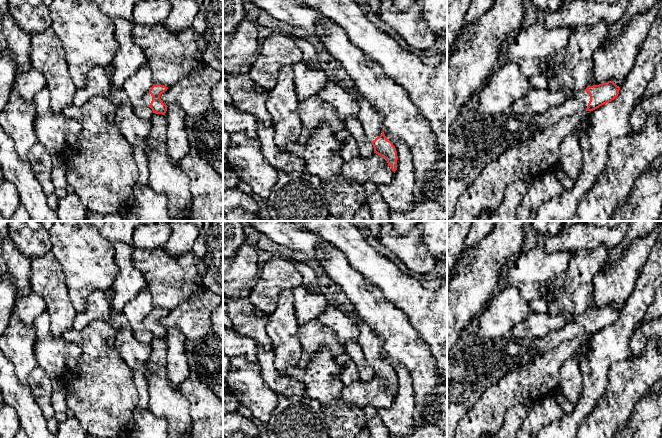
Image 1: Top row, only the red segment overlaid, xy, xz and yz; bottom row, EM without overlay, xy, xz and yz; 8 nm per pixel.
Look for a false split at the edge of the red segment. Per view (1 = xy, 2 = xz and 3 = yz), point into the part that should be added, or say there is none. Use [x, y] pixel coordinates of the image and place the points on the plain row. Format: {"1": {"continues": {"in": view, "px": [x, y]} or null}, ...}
{"1": {"continues": {"in": "xy", "px": [147, 322]}}, "2": {"continues": {"in": "xz", "px": [372, 345]}}, "3": {"continues": {"in": "yz", "px": [578, 325]}}}

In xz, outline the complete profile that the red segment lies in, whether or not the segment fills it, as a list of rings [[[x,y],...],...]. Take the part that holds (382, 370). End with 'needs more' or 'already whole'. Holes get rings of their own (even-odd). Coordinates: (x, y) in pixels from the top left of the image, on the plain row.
[[[361,319],[357,324],[359,336],[357,342],[362,348],[367,362],[374,371],[374,377],[384,381],[395,397],[397,394],[397,375],[393,366],[387,363],[383,355],[383,339],[375,334],[372,328]]]; needs more

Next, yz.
[[[608,305],[599,309],[588,310],[583,315],[573,316],[561,329],[527,343],[524,352],[518,357],[516,366],[510,372],[528,366],[537,357],[551,351],[566,340],[585,334],[593,335],[611,326],[618,320],[619,314],[620,311],[613,305]]]; needs more

